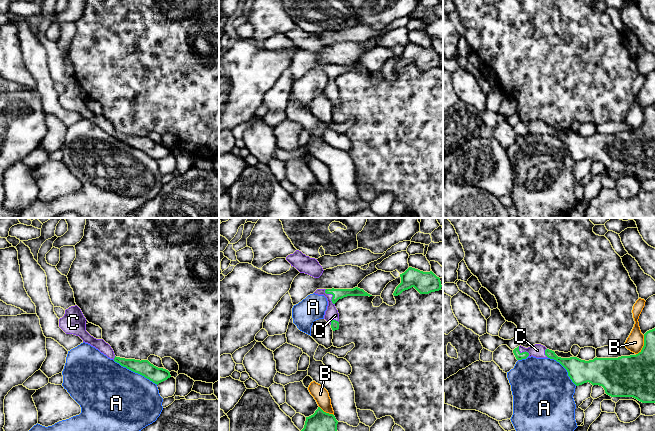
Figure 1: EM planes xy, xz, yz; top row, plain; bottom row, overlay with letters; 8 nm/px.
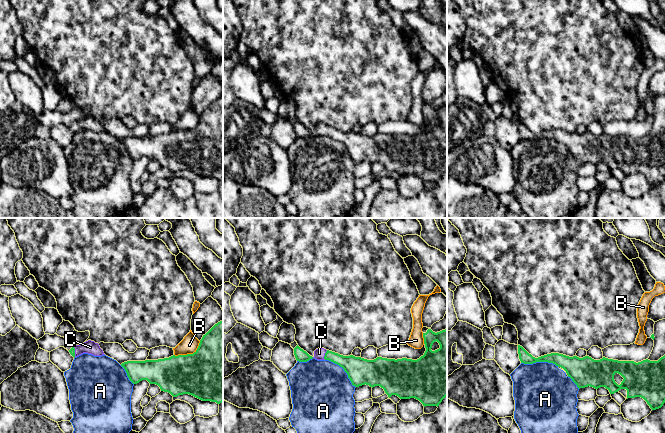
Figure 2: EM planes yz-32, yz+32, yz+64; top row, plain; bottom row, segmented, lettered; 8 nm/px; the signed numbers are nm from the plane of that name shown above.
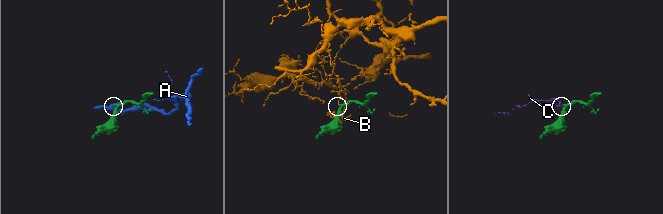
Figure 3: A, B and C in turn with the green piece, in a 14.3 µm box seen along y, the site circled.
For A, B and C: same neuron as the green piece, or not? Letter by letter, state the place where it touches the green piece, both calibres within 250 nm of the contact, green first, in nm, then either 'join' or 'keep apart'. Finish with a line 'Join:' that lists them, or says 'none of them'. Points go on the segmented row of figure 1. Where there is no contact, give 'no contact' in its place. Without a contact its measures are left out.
A: xy (135, 372) | 130/500 nm | keep apart
B: yz (644, 345) | 320/140 nm | keep apart
C: xz (332, 294) | 80/100 nm | join
Join: C

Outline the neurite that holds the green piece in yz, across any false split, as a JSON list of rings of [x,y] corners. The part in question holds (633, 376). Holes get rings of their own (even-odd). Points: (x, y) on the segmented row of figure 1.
[[[655,328],[644,334],[644,346],[636,355],[621,356],[618,358],[594,358],[585,361],[577,357],[561,358],[554,351],[541,344],[528,348],[518,346],[513,350],[517,360],[527,357],[550,358],[559,362],[568,372],[568,376],[576,385],[591,383],[602,386],[605,393],[611,397],[633,397],[642,403],[655,403]]]

